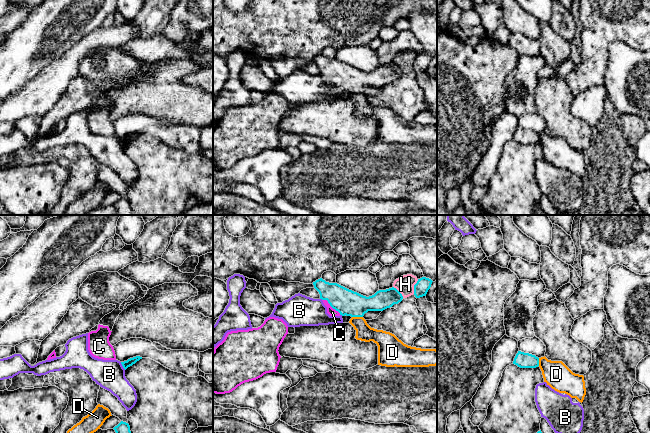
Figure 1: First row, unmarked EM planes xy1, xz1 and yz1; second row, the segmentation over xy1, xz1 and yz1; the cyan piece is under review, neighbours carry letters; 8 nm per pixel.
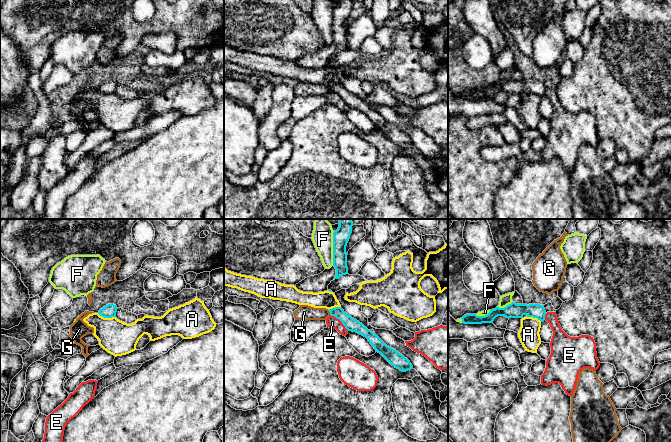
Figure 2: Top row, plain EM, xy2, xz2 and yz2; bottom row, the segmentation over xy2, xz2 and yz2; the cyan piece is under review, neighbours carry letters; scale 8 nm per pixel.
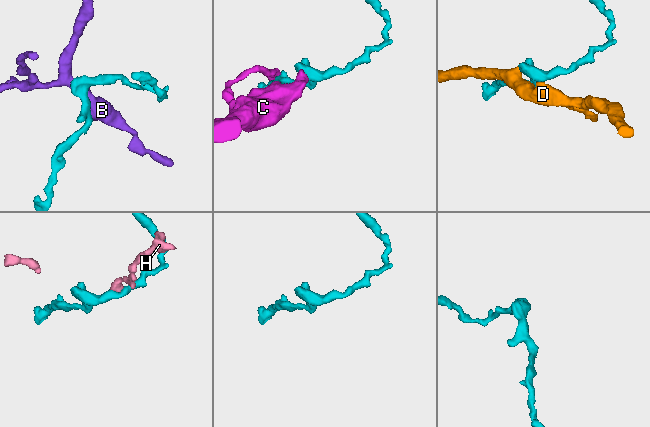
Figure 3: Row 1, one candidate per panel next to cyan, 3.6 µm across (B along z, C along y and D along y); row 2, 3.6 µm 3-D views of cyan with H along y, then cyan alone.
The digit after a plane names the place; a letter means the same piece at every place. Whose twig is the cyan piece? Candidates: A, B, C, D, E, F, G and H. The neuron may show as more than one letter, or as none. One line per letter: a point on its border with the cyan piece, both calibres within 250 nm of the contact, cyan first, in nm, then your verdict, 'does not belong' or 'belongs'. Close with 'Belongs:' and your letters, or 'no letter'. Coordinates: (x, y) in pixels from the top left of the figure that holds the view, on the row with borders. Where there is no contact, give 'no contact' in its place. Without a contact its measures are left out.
A: contact xy2 (106, 317); calibres 110 and 280 nm; does not belong
B: contact xy1 (122, 365); calibres 60 and 240 nm; does not belong
C: contact xz1 (331, 306); calibres 200 and 60 nm; belongs
D: contact xz1 (357, 316); calibres 200 and 140 nm; does not belong
E: contact xz2 (340, 320); calibres 110 and 100 nm; does not belong
F: contact xz2 (333, 248); calibres 140 and 170 nm; does not belong
G: contact xz2 (329, 311); calibres 110 and 120 nm; does not belong
H: contact xz1 (414, 286); calibres 120 and 140 nm; does not belong
Belongs: C

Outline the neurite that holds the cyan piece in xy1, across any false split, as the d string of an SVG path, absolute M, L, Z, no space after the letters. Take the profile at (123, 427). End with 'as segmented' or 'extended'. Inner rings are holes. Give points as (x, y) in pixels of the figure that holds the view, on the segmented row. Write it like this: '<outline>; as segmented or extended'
M121 421L117 426L113 428L116 433L131 433L128 423Z; as segmented

